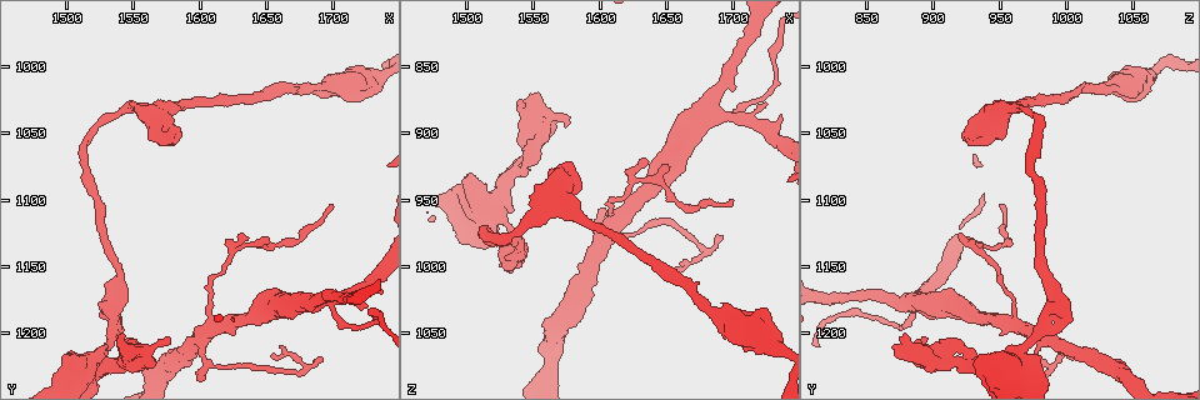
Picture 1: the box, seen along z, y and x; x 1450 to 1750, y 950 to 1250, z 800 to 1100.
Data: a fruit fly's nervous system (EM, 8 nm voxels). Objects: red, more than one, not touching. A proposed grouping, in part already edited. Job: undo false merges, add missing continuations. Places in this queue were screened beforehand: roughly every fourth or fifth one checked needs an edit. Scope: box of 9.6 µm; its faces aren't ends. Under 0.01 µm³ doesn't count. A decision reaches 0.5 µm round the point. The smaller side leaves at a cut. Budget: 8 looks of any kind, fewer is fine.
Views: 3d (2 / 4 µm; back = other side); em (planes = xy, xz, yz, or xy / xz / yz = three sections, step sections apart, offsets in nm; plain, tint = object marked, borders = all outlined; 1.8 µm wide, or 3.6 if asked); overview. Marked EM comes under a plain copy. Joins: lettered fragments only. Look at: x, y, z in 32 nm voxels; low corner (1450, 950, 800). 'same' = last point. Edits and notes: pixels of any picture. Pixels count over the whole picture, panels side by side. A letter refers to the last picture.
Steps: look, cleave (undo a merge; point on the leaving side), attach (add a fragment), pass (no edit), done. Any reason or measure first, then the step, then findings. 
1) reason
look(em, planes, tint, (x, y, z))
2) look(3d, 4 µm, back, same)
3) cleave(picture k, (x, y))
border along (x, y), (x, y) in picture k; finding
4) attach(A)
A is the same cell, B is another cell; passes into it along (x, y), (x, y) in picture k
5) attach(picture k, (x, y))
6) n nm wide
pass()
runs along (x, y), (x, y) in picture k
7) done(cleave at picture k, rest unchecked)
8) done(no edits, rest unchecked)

side arm on a straight run
look(3d, 4 µm, back, (1540, 1176, 992))

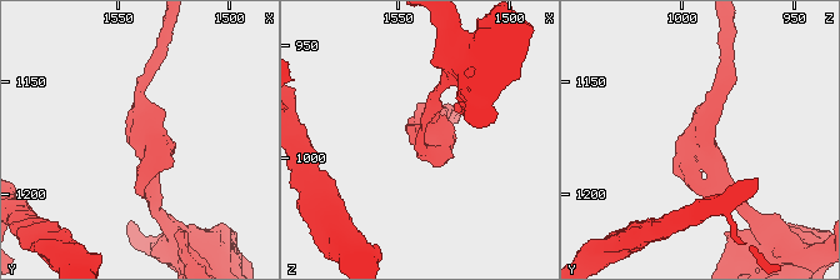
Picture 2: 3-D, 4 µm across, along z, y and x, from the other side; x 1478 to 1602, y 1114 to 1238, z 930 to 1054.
3 arms; arms of 170, 200, 220 nm
look(em, planes, borders, (1539, 1175, 989))

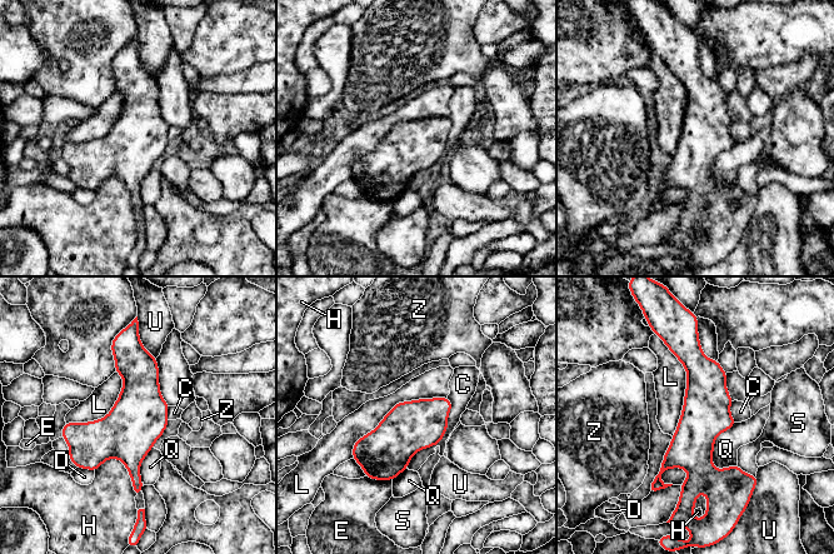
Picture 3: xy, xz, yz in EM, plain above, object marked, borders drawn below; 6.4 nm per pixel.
300 nm wide
pass()
C, D, E, H, L, Q, S, U and Z are other cells; one cell here

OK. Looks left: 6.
arms part here
look(3d, 4 µm, (1626, 1138, 938))

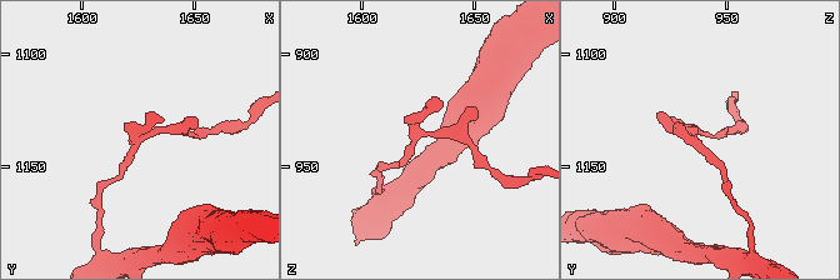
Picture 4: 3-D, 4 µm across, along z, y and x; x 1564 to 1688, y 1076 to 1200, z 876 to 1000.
look(em, xy, step 8, tint, (1625, 1138, 936))

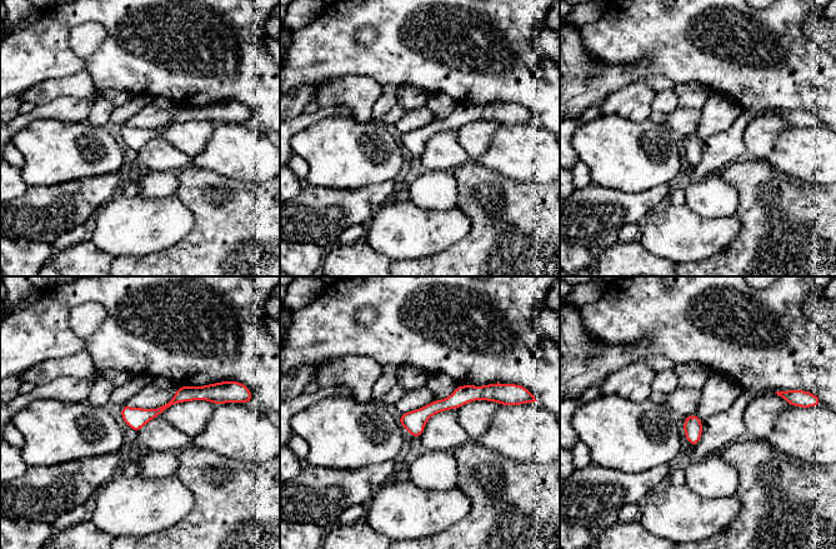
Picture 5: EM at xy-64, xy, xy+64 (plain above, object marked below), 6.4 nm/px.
another direction
look(em, planes, borders, same)

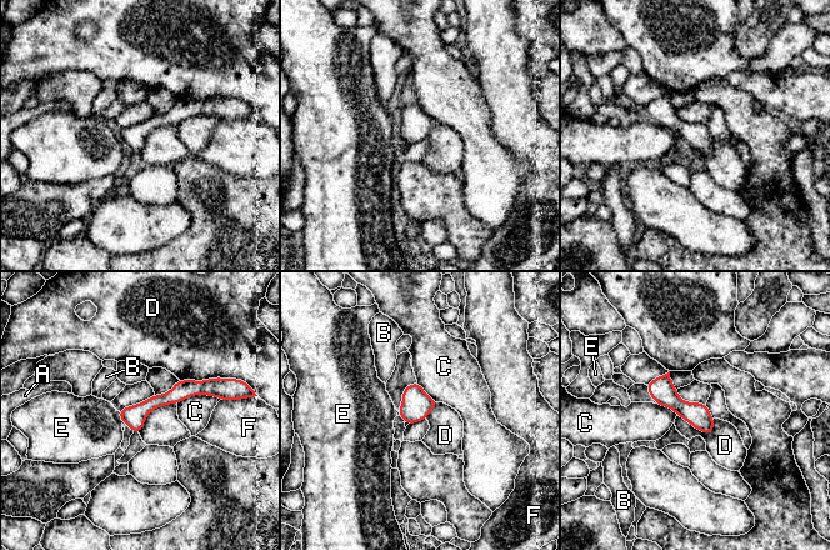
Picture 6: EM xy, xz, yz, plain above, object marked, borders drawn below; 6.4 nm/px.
140 nm wide
pass()
A, B, C, D, E and F are other cells; runs along (213, 393), (183, 389), (123, 415) in picture 6; continuous, no second cell

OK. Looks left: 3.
branch stops here
look(3d, 2 µm, back, (1700, 1102, 950))

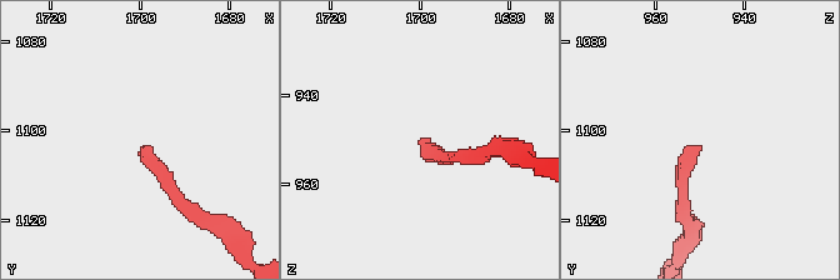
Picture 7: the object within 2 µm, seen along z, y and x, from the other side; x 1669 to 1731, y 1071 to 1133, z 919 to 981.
shape alone is not enough
look(em, 3.6 µm, planes, borders, (1698, 1104, 949))

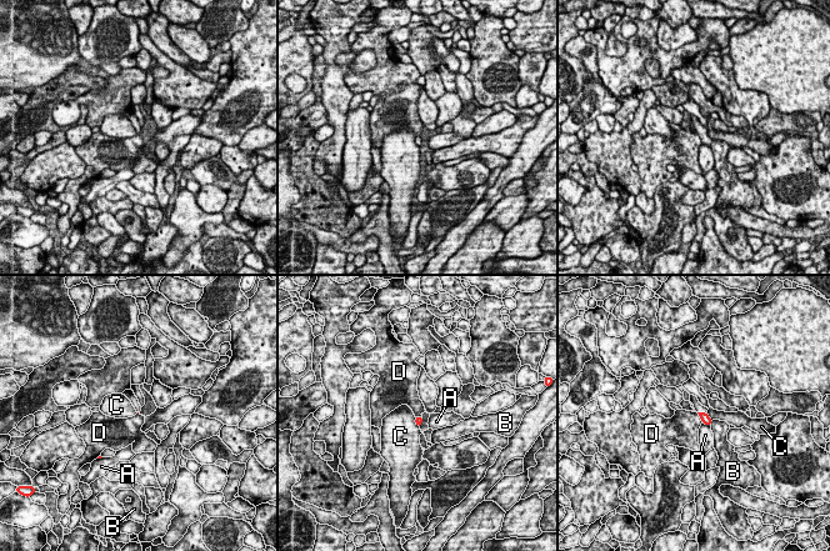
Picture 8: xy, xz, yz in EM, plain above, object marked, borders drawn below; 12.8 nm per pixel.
pass()
A, B, C and D are other cells; none of them fits

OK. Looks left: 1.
done(no edits, rest unchecked)

